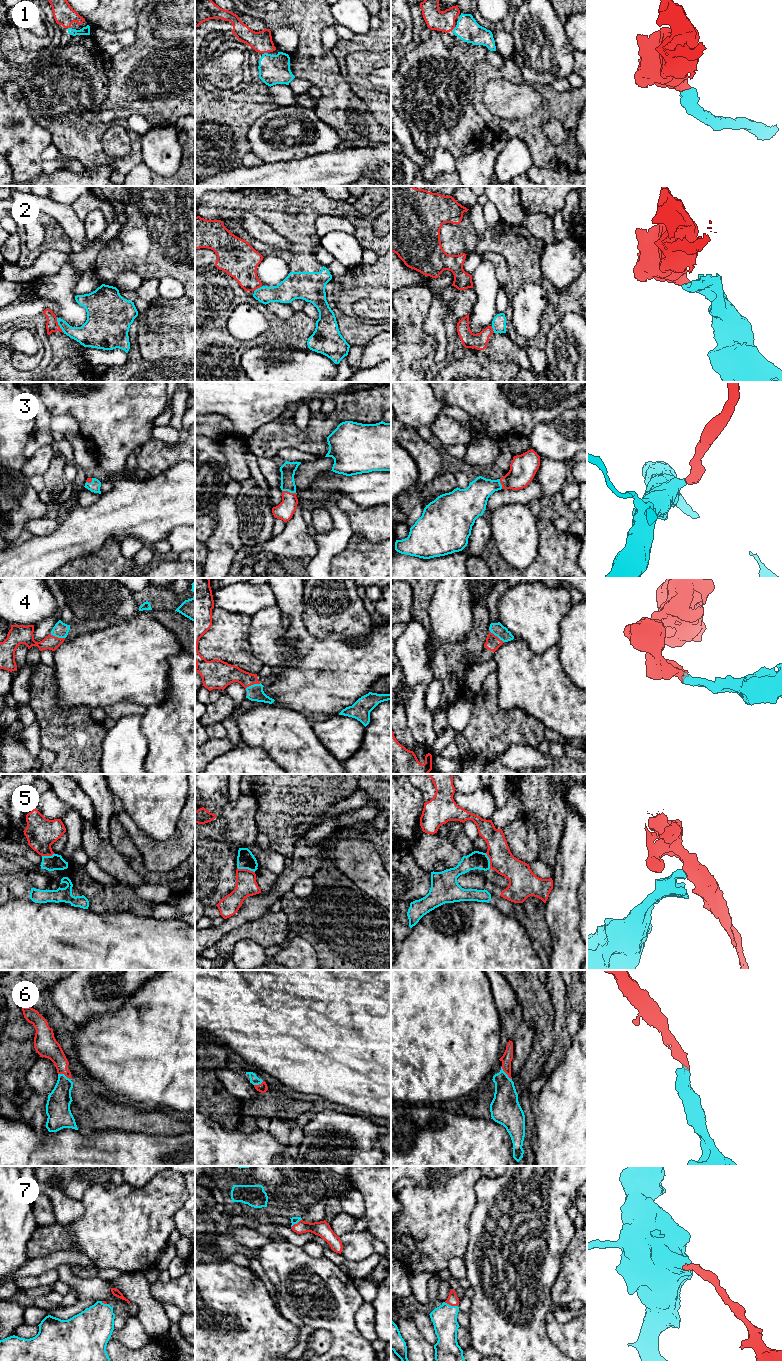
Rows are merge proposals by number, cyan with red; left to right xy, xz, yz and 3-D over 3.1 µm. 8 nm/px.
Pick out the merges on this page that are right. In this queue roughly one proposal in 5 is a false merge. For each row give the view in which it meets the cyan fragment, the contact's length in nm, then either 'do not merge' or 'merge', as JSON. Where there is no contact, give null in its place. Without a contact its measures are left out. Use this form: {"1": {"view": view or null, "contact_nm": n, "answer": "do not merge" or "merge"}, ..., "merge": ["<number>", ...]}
{"1": {"view": "xz", "contact_nm": 30, "answer": "merge"}, "2": {"view": "xy", "contact_nm": 140, "answer": "do not merge"}, "3": {"view": "xz", "contact_nm": 110, "answer": "merge"}, "4": {"view": "xz", "contact_nm": 160, "answer": "merge"}, "5": {"view": "xz", "contact_nm": 150, "answer": "do not merge"}, "6": {"view": "xy", "contact_nm": 120, "answer": "merge"}, "7": {"view": "yz", "contact_nm": 120, "answer": "merge"}, "merge": ["1", "3", "4", "6", "7"]}

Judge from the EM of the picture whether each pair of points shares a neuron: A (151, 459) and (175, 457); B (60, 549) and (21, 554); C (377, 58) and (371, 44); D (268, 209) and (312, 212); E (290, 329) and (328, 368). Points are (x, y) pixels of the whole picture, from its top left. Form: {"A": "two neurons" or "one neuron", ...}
{"A": "one neuron", "B": "one neuron", "C": "two neurons", "D": "one neuron", "E": "two neurons"}

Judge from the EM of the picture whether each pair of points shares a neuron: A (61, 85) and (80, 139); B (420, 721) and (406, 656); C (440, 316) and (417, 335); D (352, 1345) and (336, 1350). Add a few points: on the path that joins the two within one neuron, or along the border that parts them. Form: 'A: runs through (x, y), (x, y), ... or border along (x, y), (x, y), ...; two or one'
A: runs through (65, 98), (75, 126); one
B: runs through (415, 705), (415, 672); one
C: border along (430, 307), (424, 330), (436, 340), (435, 351); two
D: runs through (348, 1345), (343, 1345), (340, 1348); one

